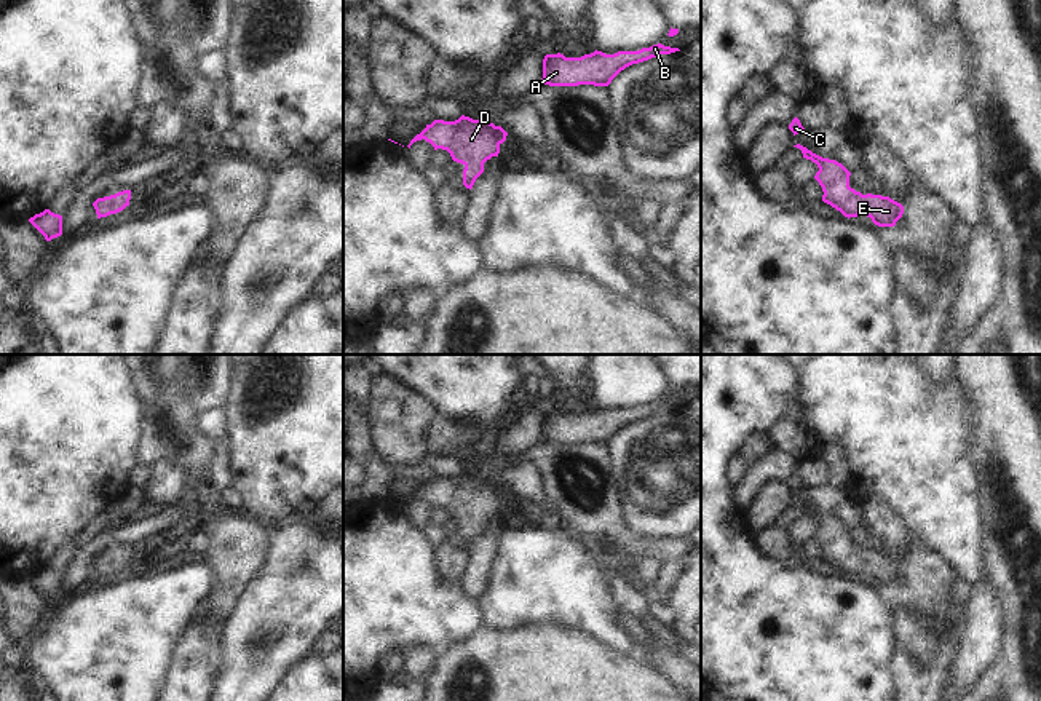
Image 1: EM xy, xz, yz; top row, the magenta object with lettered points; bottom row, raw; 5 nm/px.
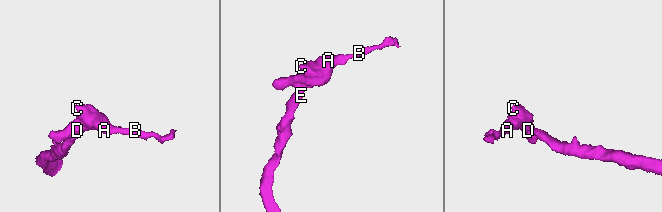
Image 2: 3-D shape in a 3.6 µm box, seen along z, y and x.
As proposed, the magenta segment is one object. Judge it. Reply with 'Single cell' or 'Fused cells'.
Single cell

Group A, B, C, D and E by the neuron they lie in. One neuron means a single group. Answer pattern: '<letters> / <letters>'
A B C D E

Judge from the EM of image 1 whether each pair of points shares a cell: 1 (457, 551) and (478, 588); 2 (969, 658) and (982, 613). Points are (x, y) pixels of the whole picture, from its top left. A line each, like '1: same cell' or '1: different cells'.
1: different cells
2: same cell

